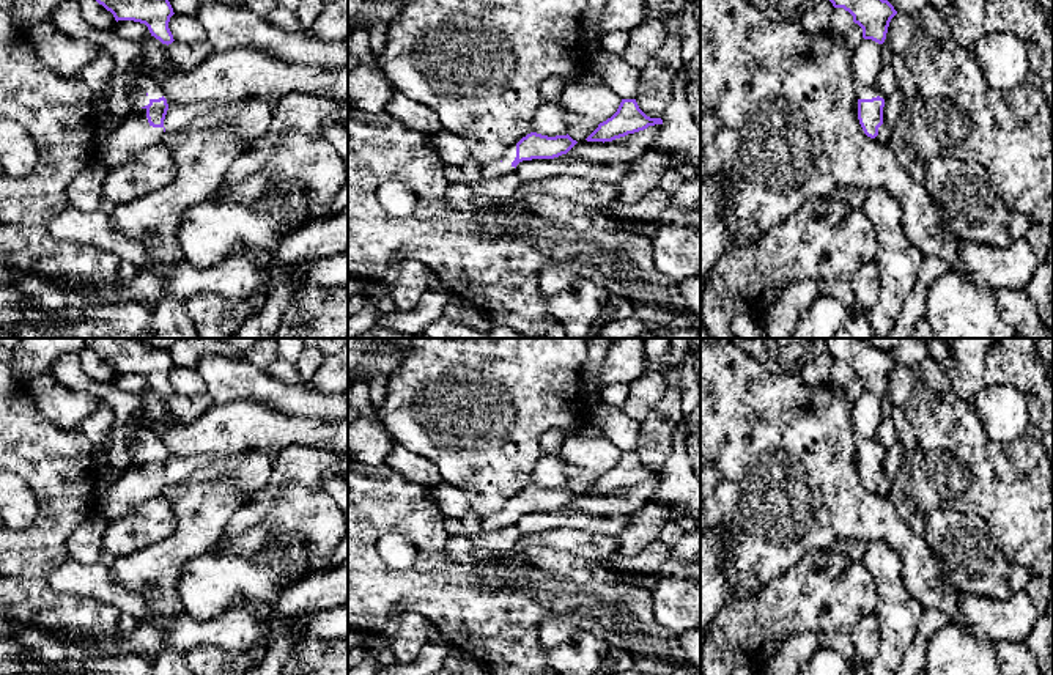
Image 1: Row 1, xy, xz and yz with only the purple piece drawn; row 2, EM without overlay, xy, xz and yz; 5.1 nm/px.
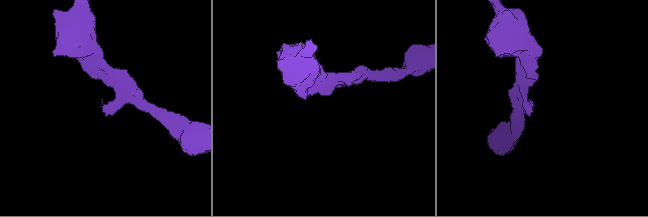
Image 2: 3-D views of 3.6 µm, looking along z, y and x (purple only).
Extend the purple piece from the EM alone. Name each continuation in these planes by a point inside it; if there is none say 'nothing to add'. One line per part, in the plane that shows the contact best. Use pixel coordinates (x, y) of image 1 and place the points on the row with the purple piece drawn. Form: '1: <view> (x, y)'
1: xy (136, 134)

